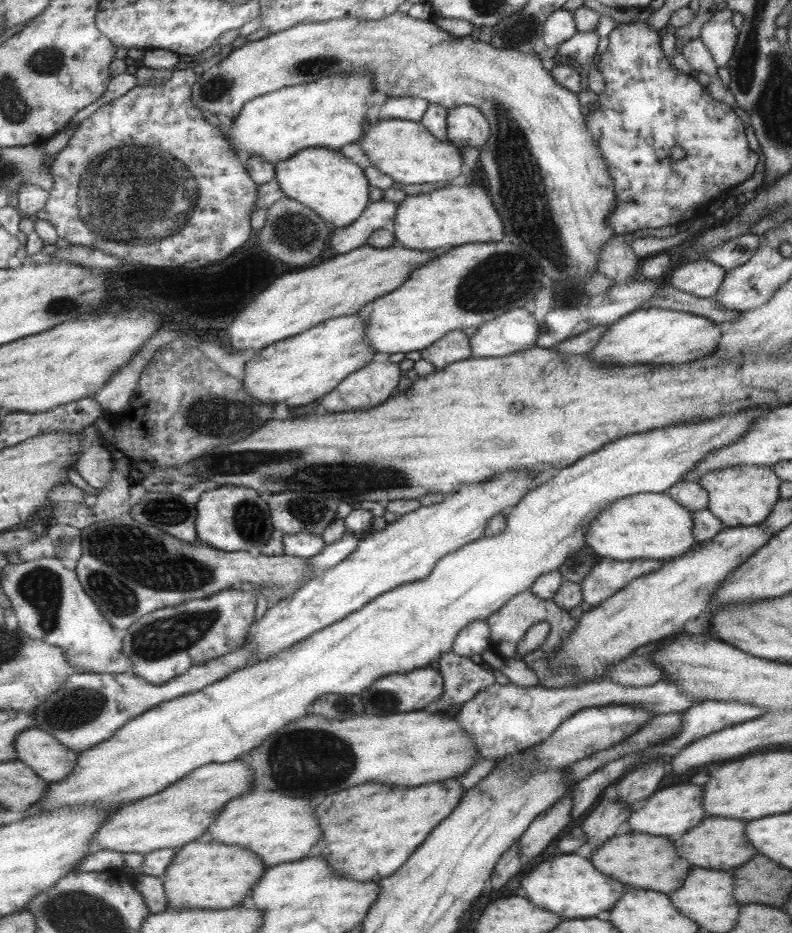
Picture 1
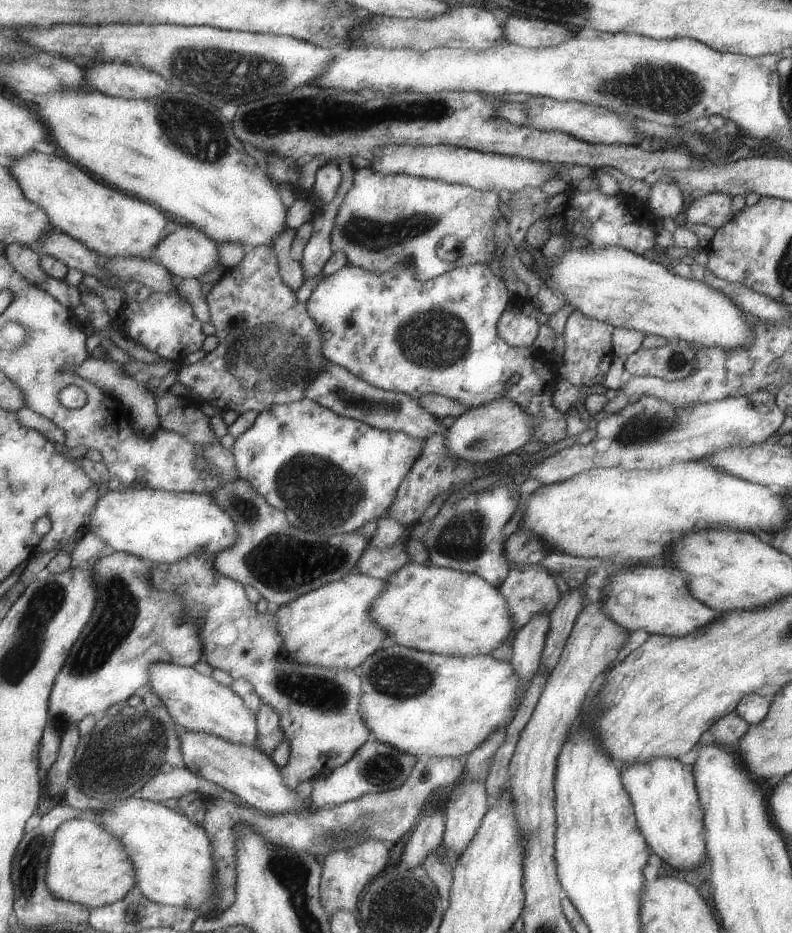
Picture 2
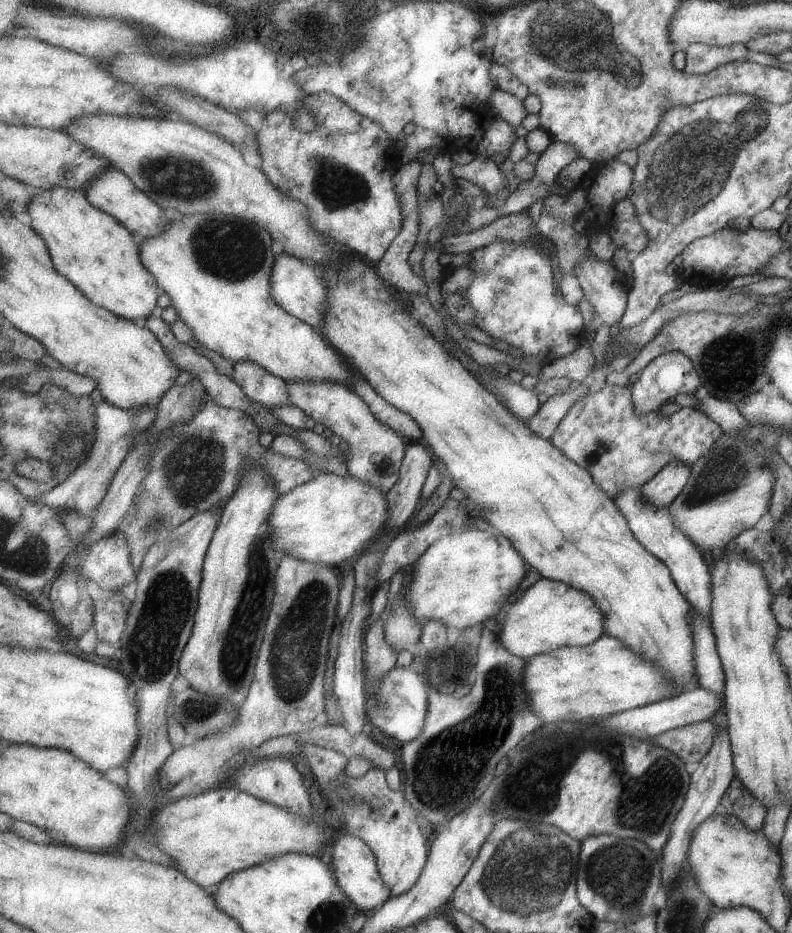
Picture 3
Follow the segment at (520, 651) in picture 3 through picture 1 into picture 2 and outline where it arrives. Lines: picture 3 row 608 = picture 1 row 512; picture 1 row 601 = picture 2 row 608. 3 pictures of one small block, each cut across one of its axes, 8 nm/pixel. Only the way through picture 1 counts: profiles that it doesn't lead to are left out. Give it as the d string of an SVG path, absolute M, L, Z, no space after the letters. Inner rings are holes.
M411 562L389 576L385 582L387 590L375 600L371 616L387 631L388 643L438 655L470 657L491 655L493 650L503 646L511 634L515 633L509 602L502 590L478 574Z

